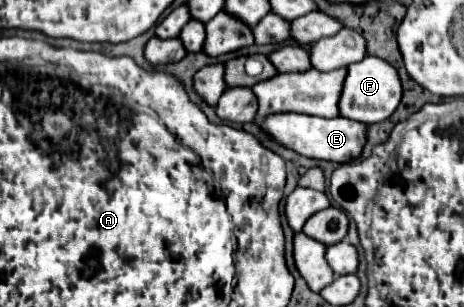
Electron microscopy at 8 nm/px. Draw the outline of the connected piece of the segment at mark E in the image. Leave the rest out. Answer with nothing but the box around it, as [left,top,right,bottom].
[262,113,368,163]

